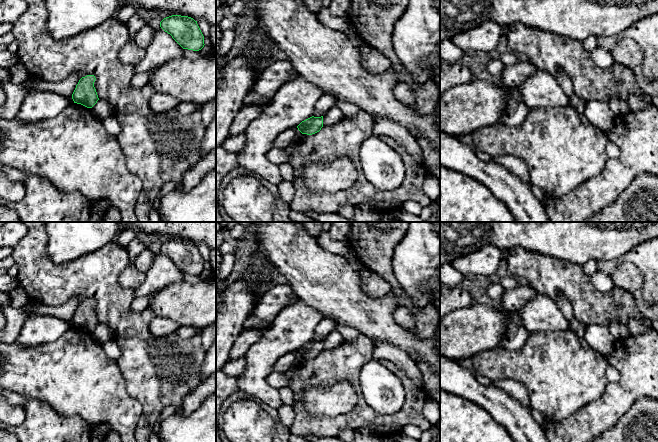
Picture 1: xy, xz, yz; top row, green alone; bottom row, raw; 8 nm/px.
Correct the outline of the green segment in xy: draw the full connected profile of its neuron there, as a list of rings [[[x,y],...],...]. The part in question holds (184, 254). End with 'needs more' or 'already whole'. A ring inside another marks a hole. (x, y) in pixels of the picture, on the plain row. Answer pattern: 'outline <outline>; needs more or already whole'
outline [[[172,239],[160,246],[160,251],[170,258],[183,272],[199,275],[204,271],[204,260],[193,242],[181,239]]]; already whole

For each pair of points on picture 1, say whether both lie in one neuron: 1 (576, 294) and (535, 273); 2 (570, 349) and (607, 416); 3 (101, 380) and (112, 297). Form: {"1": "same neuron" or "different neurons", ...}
{"1": "same neuron", "2": "different neurons", "3": "different neurons"}

